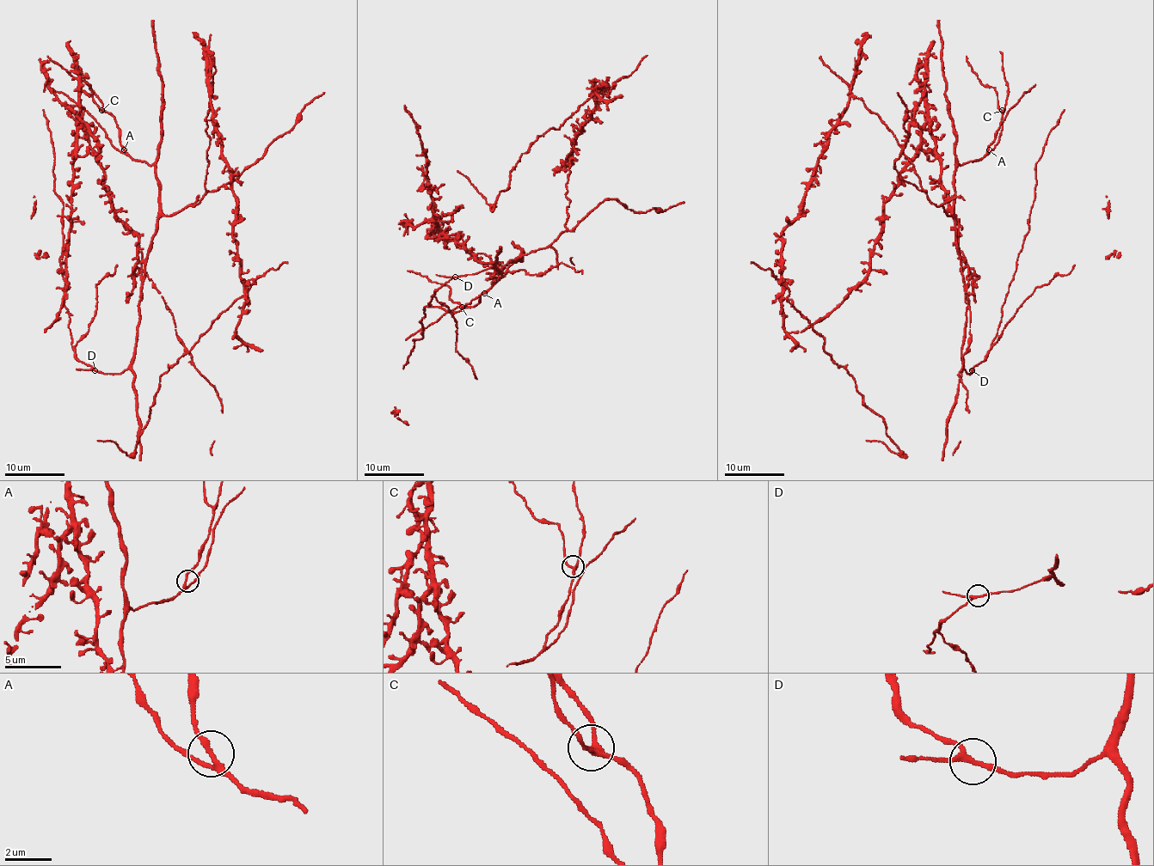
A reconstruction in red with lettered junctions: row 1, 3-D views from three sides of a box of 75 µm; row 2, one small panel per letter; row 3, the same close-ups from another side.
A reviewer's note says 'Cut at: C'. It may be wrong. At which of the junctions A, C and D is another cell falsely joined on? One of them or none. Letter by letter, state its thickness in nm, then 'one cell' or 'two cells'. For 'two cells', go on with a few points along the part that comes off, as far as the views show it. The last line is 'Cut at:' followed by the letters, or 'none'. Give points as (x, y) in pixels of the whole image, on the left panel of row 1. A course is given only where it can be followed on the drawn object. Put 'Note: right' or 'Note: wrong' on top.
Note: wrong
A: calibre 200 nm; one cell
C: calibre 220 nm; one cell
D: calibre 200 nm; one cell
Cut at: none

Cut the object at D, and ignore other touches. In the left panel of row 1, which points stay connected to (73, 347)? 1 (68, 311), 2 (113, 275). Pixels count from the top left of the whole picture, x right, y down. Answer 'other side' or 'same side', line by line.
1: same side
2: same side

